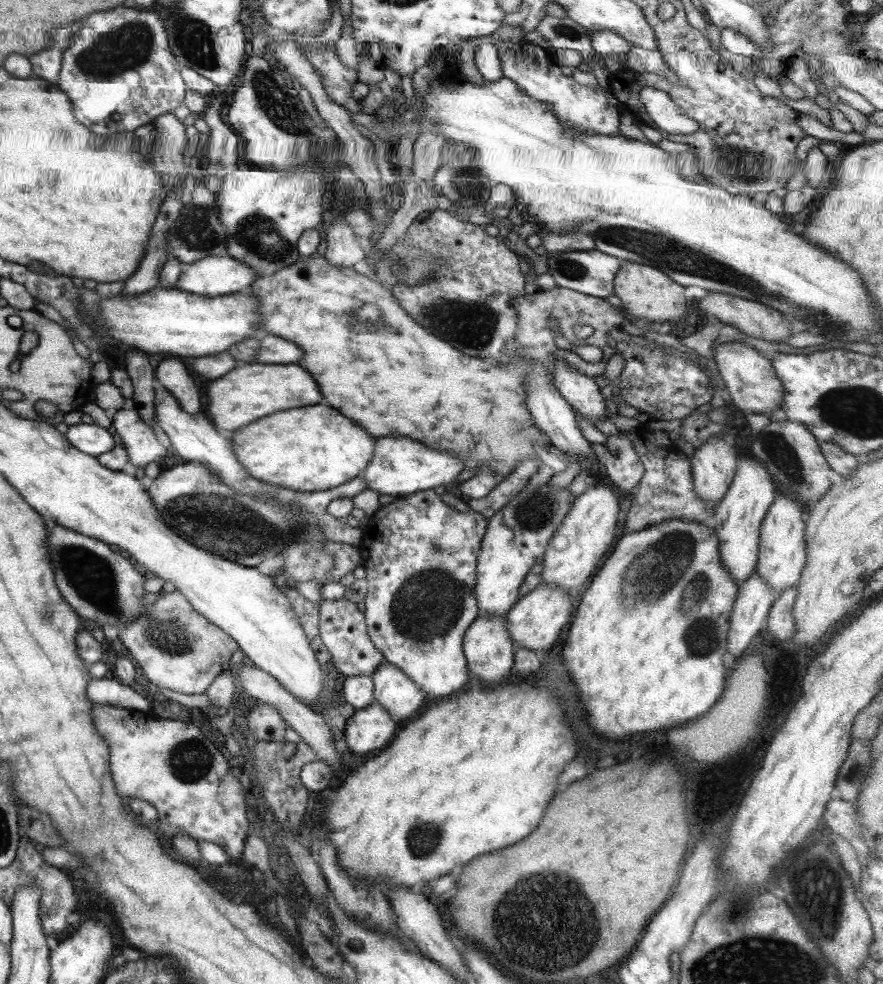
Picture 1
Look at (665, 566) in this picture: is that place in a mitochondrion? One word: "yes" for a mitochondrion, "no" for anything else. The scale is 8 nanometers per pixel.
yes

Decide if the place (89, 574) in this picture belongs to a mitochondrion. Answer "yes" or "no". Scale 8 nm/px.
yes

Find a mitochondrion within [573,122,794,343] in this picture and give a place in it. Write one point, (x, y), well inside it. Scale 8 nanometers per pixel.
(740, 162)

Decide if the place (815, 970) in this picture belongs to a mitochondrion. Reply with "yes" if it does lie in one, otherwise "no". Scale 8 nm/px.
yes

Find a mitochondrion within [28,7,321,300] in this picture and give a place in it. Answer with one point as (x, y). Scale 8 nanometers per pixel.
(125, 46)

